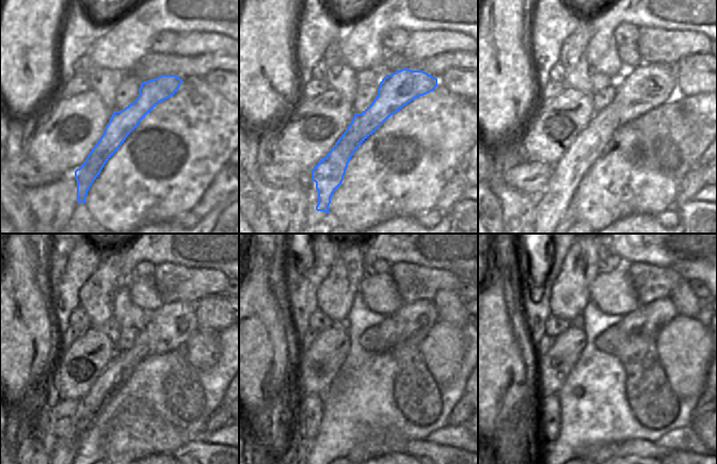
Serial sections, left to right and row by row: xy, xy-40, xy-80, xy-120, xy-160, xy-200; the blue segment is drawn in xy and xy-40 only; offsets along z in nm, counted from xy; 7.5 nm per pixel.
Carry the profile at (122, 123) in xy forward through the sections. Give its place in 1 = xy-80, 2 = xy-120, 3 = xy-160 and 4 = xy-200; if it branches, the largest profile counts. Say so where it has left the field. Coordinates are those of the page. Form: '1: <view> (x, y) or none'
1: xy-80 (647, 86)
2: xy-120 (169, 328)
3: xy-160 (413, 322)
4: xy-200 (659, 314)

